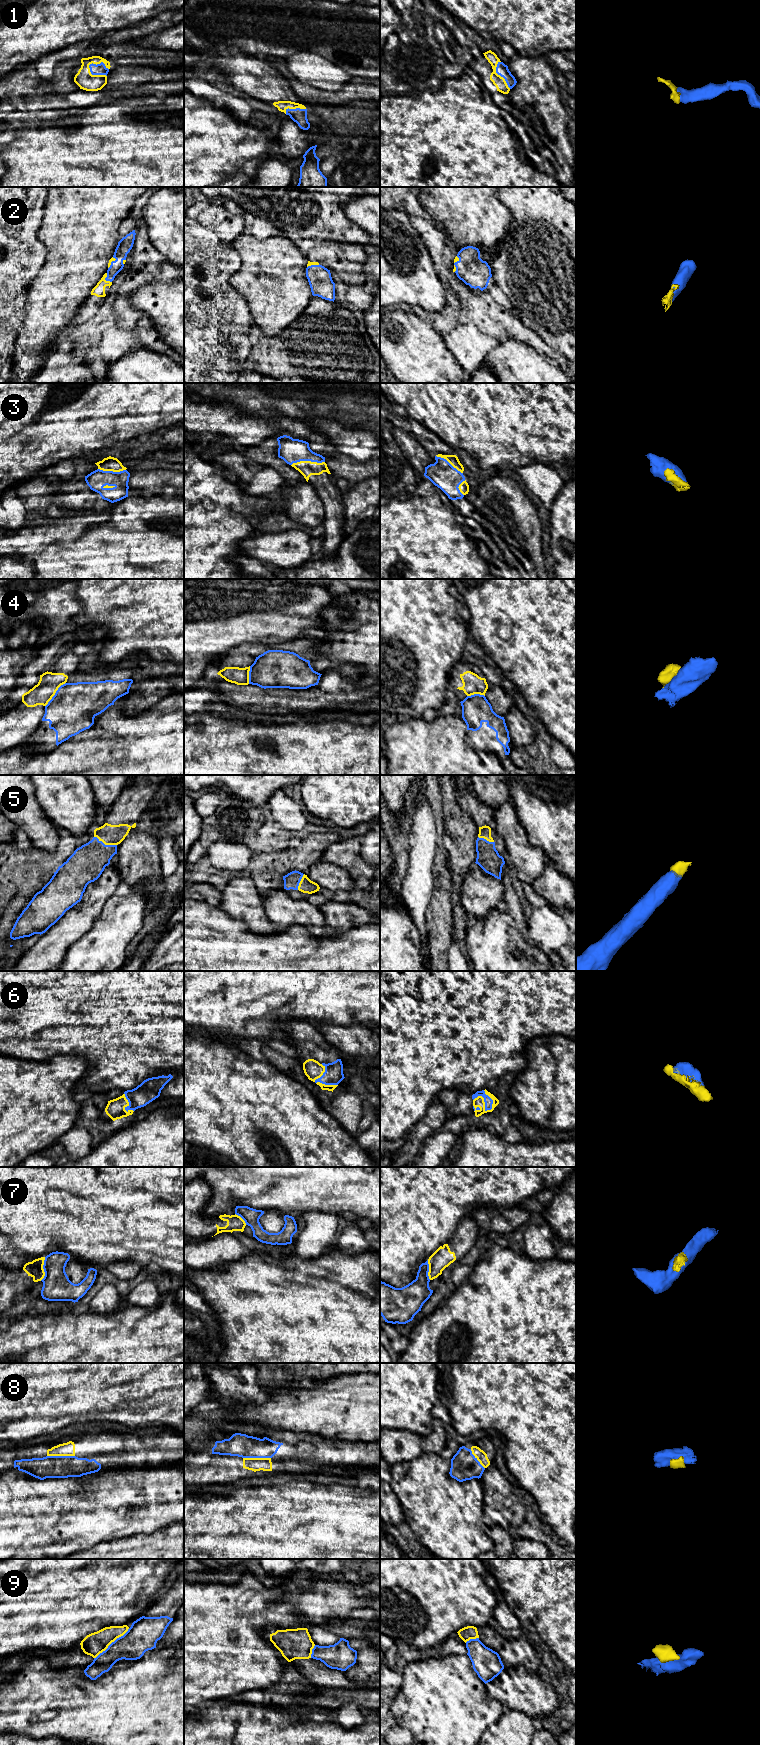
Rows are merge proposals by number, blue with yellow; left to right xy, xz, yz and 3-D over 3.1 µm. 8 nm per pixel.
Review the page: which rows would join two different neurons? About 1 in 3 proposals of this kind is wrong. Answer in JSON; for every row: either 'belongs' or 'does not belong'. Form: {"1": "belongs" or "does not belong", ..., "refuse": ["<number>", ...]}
{"1": "belongs", "2": "belongs", "3": "belongs", "4": "does not belong", "5": "belongs", "6": "belongs", "7": "does not belong", "8": "belongs", "9": "does not belong", "refuse": ["4", "7", "9"]}

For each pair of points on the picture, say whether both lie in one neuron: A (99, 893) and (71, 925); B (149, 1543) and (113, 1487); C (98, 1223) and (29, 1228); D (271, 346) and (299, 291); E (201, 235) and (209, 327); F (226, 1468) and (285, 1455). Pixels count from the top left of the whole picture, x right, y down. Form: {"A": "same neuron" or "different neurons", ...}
{"A": "same neuron", "B": "different neurons", "C": "same neuron", "D": "different neurons", "E": "same neuron", "F": "same neuron"}

